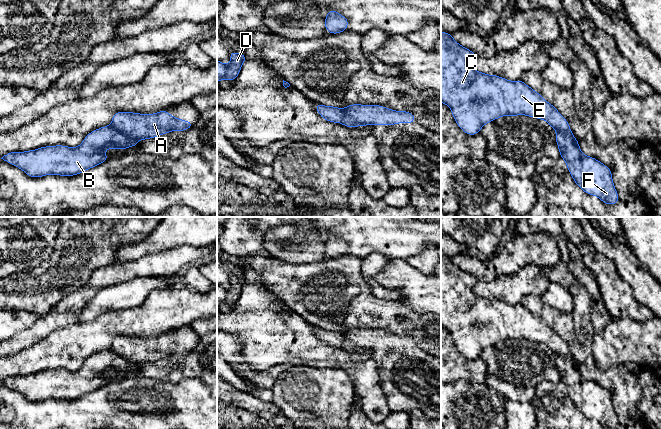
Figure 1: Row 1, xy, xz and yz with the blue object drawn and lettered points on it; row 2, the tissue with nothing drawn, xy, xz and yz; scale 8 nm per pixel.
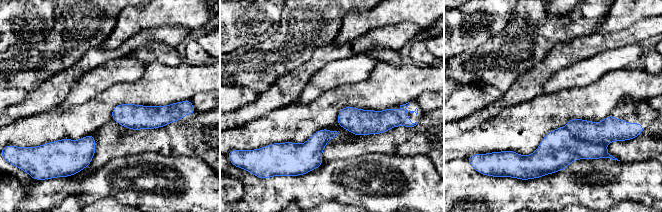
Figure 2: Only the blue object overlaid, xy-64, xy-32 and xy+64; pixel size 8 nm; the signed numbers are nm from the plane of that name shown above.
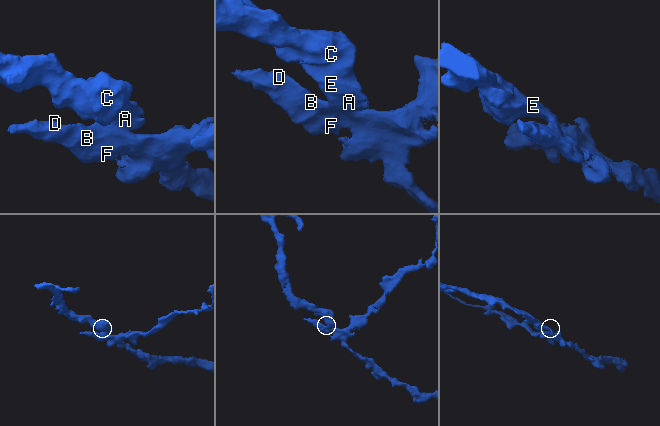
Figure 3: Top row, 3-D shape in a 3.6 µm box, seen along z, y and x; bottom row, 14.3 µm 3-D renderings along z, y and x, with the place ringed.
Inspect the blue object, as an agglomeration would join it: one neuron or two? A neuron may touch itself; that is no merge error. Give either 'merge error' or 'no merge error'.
merge error

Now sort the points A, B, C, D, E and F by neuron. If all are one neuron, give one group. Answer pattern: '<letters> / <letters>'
A C E / B D F

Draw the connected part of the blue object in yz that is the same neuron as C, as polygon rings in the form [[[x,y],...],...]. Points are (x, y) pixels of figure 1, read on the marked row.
[[[441,32],[441,102],[450,107],[457,125],[467,135],[476,135],[488,122],[502,116],[526,115],[543,119],[556,131],[572,133],[568,121],[538,92],[523,81],[509,81],[473,68],[477,55],[458,44],[452,34]]]

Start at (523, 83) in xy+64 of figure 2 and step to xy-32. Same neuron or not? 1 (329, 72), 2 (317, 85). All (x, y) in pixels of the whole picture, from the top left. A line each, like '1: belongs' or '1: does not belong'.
1: does not belong
2: does not belong

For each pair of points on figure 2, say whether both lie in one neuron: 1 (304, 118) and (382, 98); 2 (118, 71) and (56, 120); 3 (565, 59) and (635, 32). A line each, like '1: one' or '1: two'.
1: one
2: two
3: one

